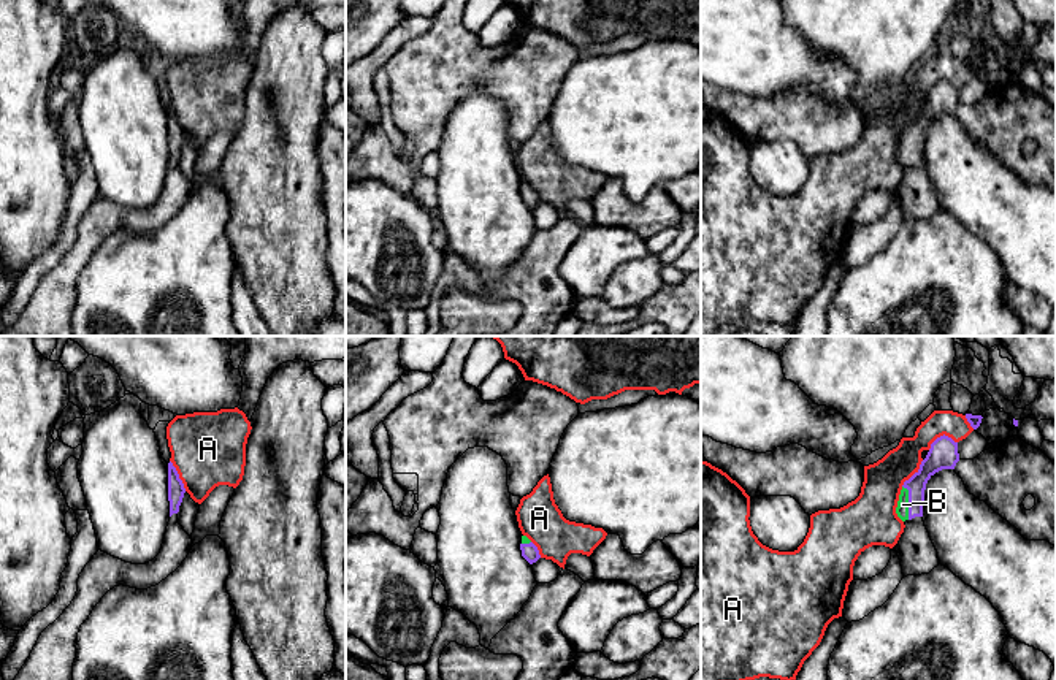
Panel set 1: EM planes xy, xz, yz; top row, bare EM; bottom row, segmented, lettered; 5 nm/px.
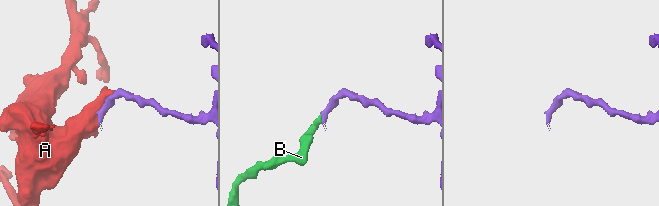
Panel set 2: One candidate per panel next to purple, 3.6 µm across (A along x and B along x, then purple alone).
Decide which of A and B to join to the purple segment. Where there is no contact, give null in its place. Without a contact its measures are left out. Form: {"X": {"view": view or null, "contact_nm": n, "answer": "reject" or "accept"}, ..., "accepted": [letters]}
{"A": {"view": "yz", "contact_nm": 160, "answer": "reject"}, "B": {"view": "yz", "contact_nm": 180, "answer": "accept"}, "accepted": ["B"]}

